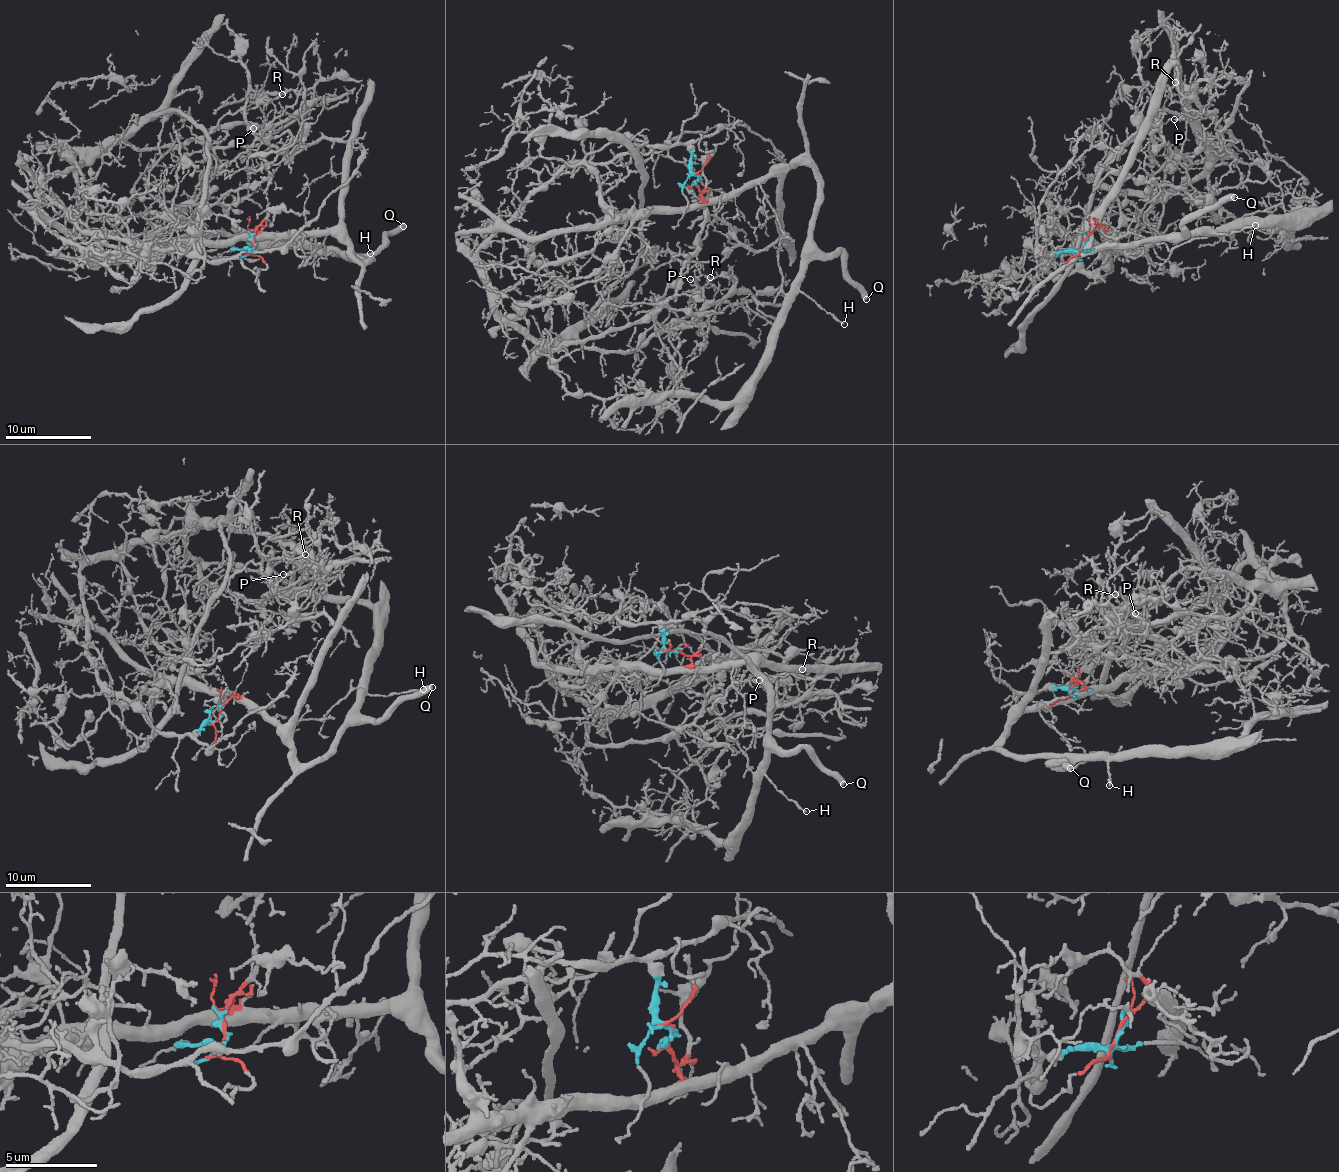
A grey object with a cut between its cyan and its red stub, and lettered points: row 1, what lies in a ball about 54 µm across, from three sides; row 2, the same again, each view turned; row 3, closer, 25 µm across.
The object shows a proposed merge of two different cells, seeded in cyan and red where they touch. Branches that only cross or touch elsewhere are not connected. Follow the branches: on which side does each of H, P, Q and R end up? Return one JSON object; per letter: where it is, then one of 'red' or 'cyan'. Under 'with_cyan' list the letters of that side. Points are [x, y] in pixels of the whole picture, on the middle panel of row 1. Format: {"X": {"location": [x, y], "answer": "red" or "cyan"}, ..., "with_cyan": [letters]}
{"H": {"location": [844, 324], "answer": "red"}, "P": {"location": [690, 279], "answer": "cyan"}, "Q": {"location": [866, 299], "answer": "red"}, "R": {"location": [710, 277], "answer": "cyan"}, "with_cyan": ["P", "R"]}

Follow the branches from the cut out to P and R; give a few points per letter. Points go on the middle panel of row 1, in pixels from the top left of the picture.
P: (697, 177), (681, 144), (569, 163), (478, 251), (507, 319), (592, 348), (689, 323), (689, 279)
R: (697, 177), (681, 144), (569, 163), (478, 251), (507, 319), (592, 348), (689, 323), (695, 271), (711, 277)

